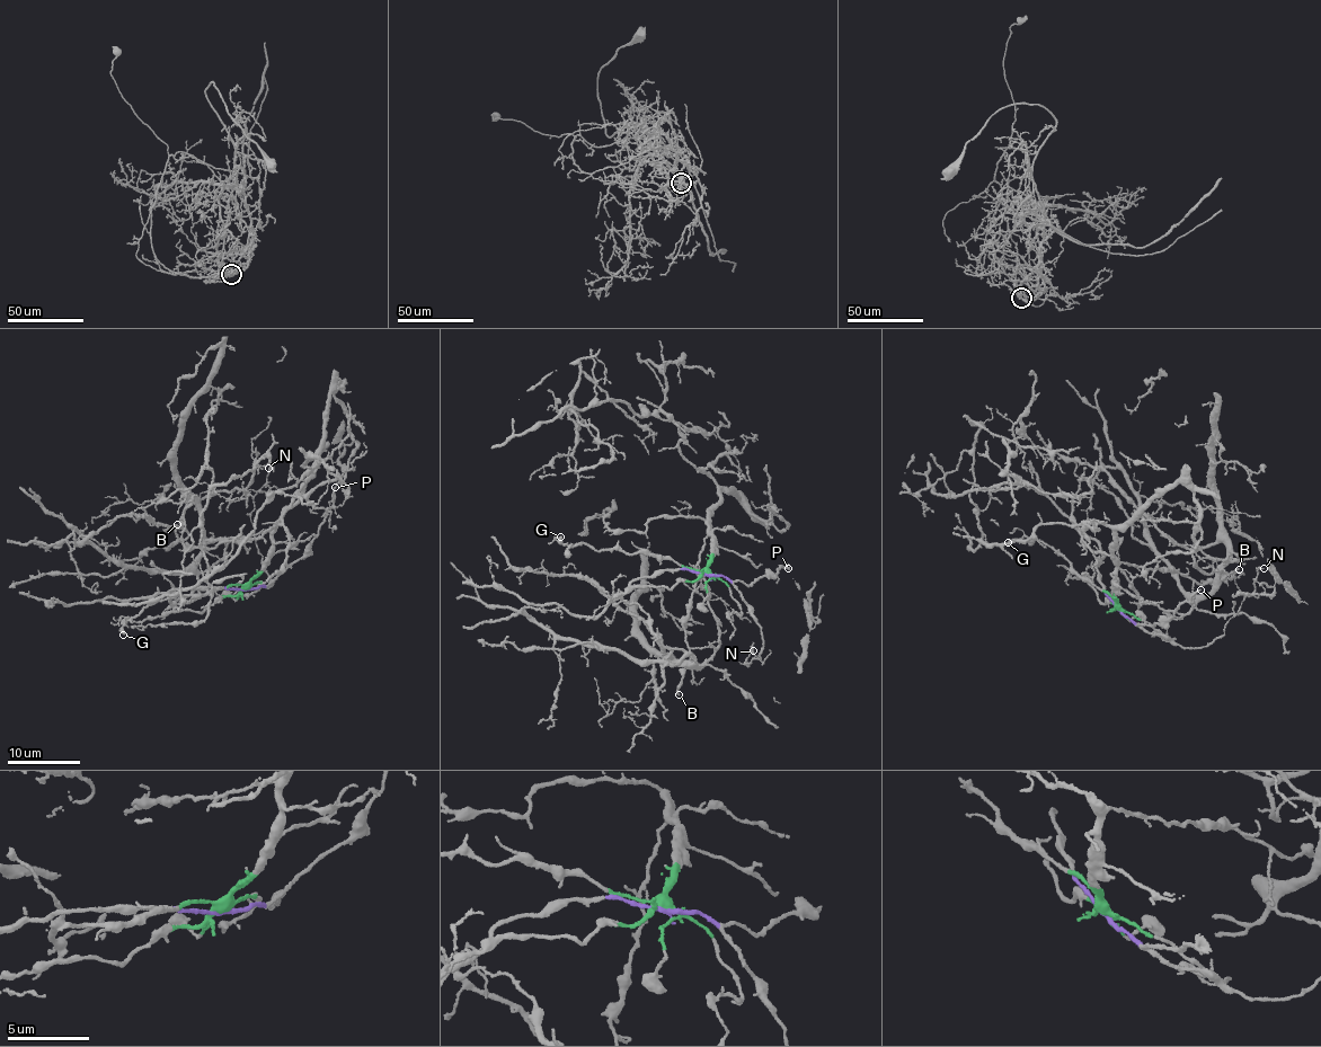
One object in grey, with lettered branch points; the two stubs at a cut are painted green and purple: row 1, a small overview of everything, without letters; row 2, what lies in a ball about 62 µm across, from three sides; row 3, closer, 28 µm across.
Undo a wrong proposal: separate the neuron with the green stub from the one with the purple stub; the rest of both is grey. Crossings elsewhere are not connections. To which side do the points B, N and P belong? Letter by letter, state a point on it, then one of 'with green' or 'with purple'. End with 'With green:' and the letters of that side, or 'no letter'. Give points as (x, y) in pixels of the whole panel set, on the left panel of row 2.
B: (177, 524) | with green
N: (268, 468) | with purple
P: (335, 487) | with purple
With green: B

